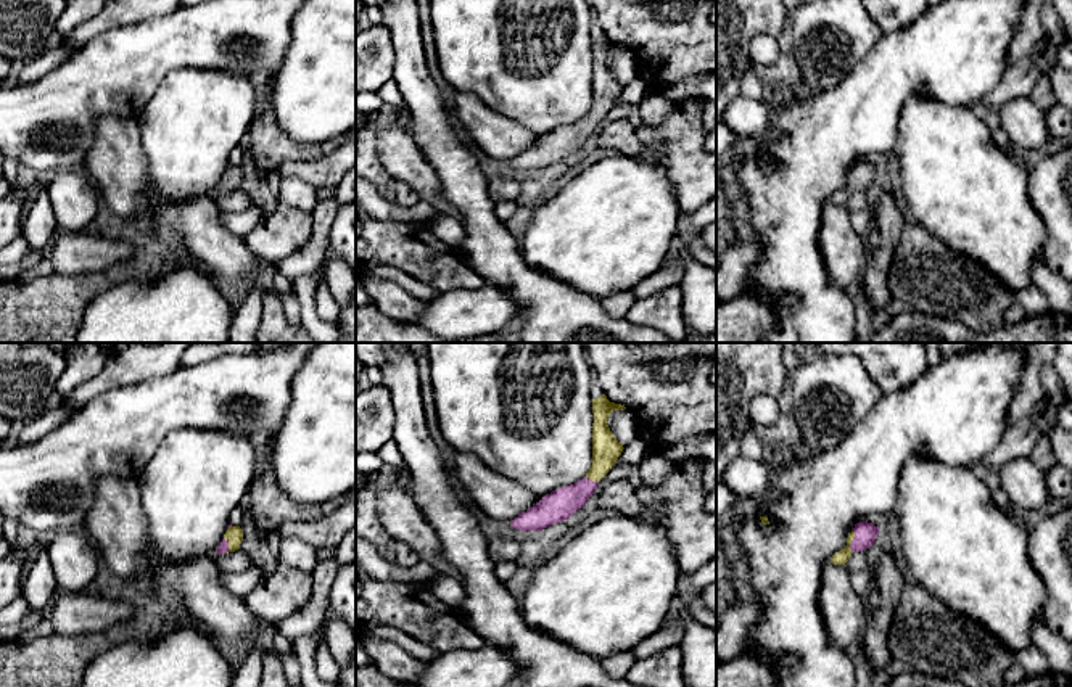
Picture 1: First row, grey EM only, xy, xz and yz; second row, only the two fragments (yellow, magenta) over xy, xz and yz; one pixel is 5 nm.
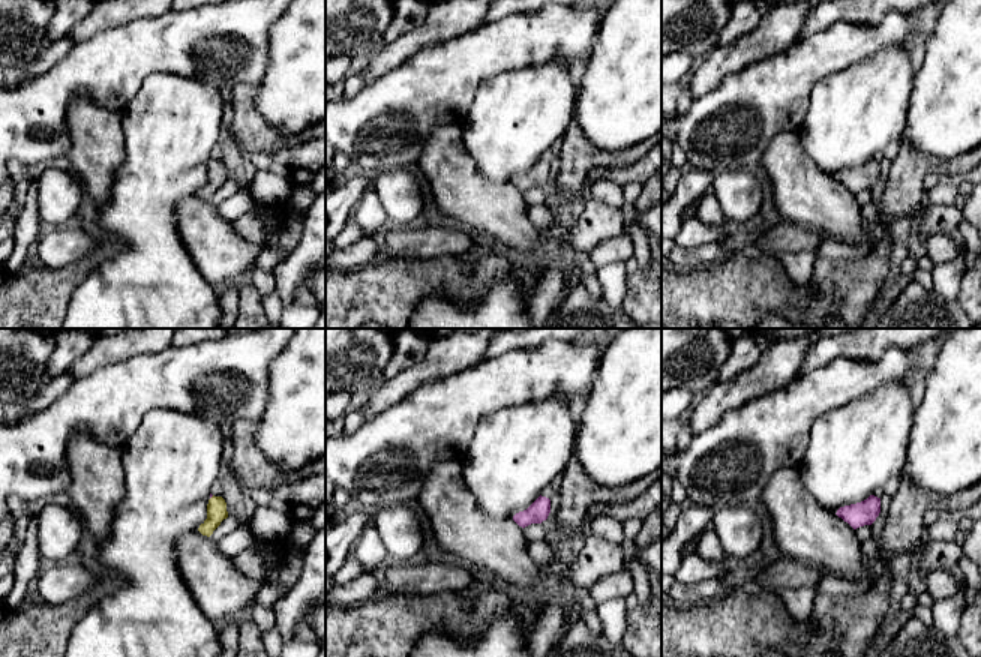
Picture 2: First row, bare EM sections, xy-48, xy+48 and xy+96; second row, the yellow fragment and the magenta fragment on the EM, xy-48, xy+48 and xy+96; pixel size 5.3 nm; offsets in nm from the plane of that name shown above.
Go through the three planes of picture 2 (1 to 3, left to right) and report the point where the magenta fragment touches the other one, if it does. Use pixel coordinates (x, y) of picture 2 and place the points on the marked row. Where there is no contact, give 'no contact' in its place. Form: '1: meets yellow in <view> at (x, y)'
1: meets yellow in xy-48 at (212, 497)
2: no contact
3: no contact

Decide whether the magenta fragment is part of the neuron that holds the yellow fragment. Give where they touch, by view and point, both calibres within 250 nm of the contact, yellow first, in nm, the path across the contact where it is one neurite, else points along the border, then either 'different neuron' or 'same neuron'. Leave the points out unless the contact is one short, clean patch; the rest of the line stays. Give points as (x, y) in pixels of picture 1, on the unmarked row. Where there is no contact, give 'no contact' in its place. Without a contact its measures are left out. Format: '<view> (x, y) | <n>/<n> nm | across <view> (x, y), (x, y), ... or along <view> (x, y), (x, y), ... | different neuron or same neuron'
yz (850, 182) | 70/110 nm | across yz (841, 197), (850, 182), (865, 172) | same neuron

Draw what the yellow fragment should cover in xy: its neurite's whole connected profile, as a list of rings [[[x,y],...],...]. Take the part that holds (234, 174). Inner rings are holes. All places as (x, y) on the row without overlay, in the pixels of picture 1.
[[[229,164],[216,193],[235,191],[240,188],[241,180],[243,180],[241,167]]]

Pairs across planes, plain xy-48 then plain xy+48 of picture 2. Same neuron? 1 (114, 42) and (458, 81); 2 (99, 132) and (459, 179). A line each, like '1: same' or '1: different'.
1: same
2: same

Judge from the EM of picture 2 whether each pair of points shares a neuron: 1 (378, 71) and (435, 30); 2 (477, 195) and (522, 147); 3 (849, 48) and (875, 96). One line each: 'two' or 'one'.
1: one
2: two
3: two

